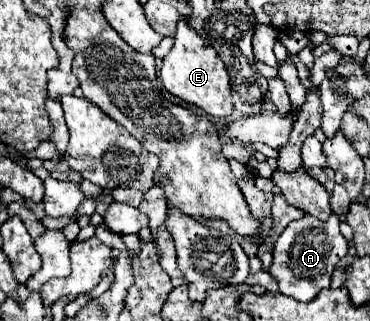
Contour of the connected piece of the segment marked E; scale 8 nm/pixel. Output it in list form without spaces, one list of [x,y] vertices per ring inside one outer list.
[[[186,21],[178,23],[178,31],[174,37],[172,51],[162,59],[160,79],[168,93],[182,99],[184,103],[192,103],[214,117],[228,117],[234,109],[232,103],[232,91],[230,91],[230,77],[226,73],[226,67],[214,47],[196,35]]]

